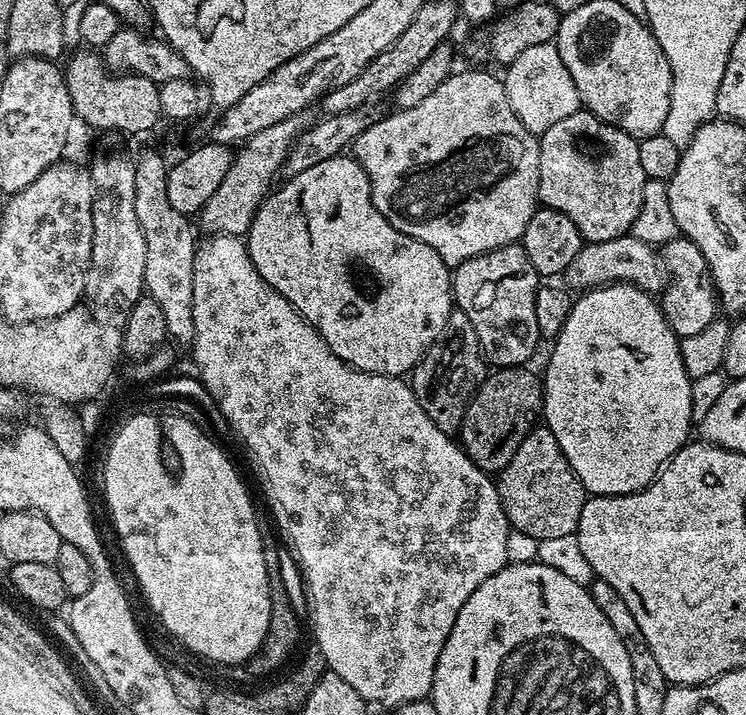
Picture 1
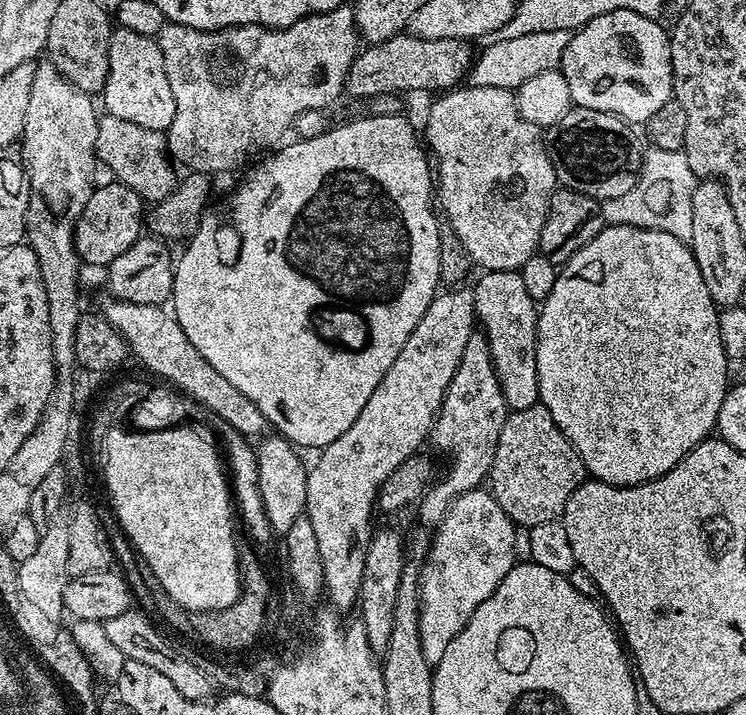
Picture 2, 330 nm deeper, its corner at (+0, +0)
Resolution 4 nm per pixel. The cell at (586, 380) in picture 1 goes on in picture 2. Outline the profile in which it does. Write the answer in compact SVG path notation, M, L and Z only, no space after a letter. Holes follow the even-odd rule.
M617 224L607 225L594 239L586 242L586 246L582 246L582 250L578 250L578 254L571 256L562 265L554 282L554 290L550 290L550 294L539 305L536 317L536 361L538 362L539 403L543 404L546 410L550 410L550 418L554 418L558 430L562 430L564 437L570 441L576 453L582 458L589 477L601 480L607 484L616 484L619 488L629 488L631 484L645 484L647 480L653 480L669 472L683 456L690 454L690 450L694 450L694 446L698 446L713 435L716 419L718 418L718 410L722 410L722 398L726 398L730 387L730 359L726 350L723 349L719 333L719 316L720 313L717 306L710 298L710 290L706 290L706 282L702 282L702 270L698 270L698 262L694 258L691 247L685 241L674 238L674 234L662 234L662 230L646 230L638 226L618 226Z

